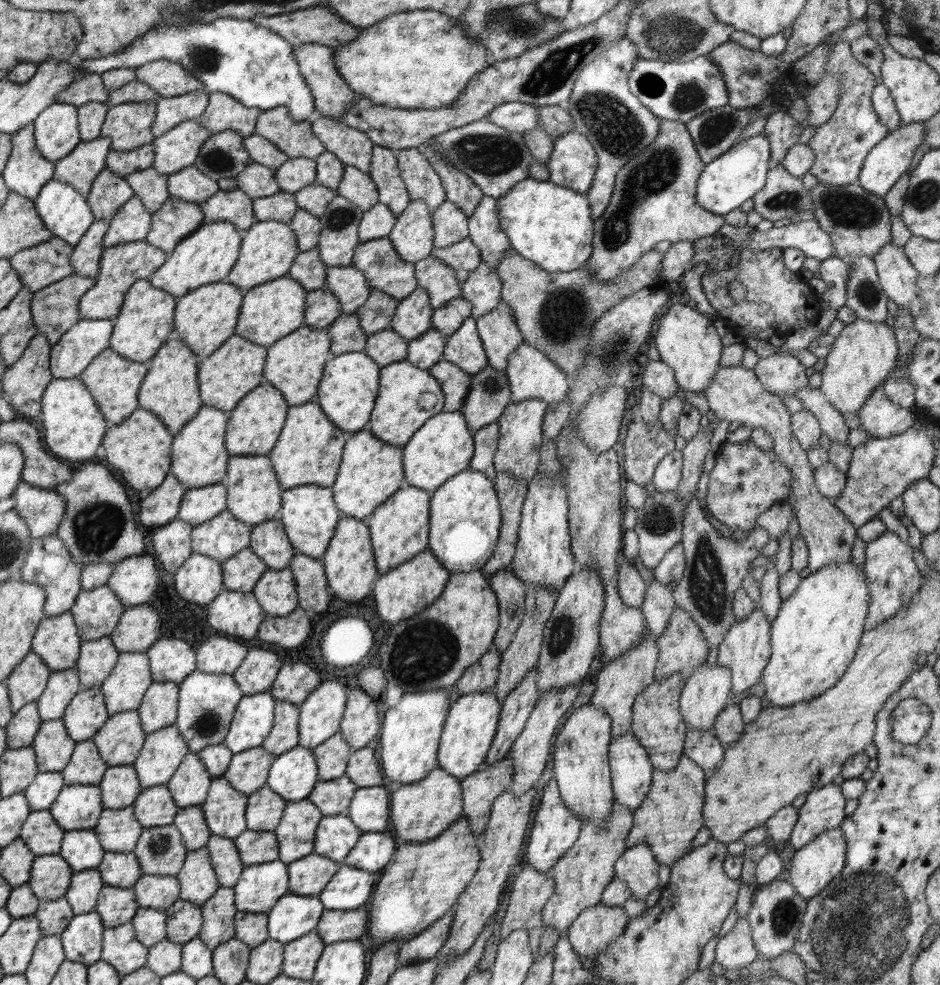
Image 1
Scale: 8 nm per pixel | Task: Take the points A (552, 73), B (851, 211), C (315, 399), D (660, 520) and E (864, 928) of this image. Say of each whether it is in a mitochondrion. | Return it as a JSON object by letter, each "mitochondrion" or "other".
{"A":"mitochondrion","B":"mitochondrion","C":"other","D":"mitochondrion","E":"mitochondrion"}

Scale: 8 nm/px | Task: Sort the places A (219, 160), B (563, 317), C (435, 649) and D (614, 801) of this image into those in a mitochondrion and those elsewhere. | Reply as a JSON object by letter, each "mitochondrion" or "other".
{"A":"mitochondrion","B":"mitochondrion","C":"mitochondrion","D":"other"}

